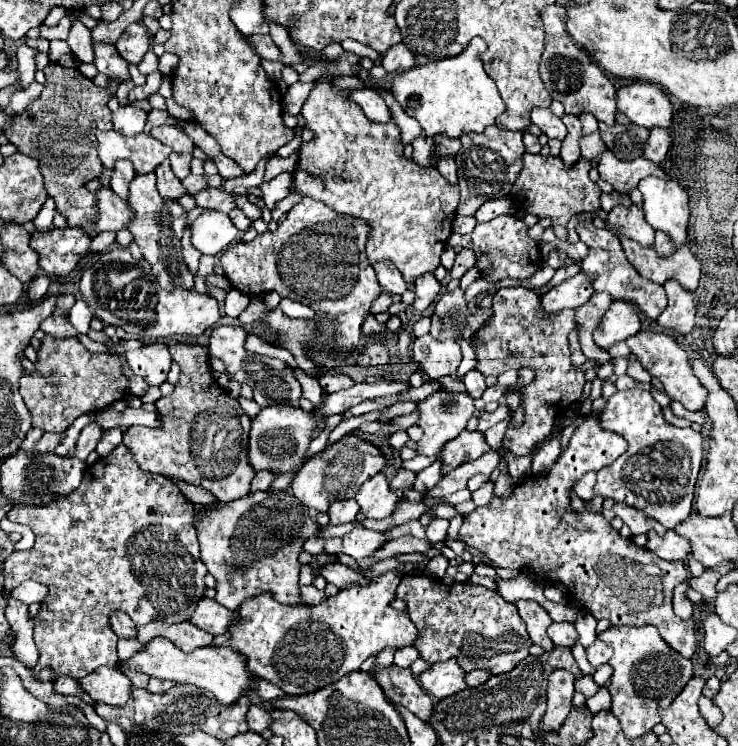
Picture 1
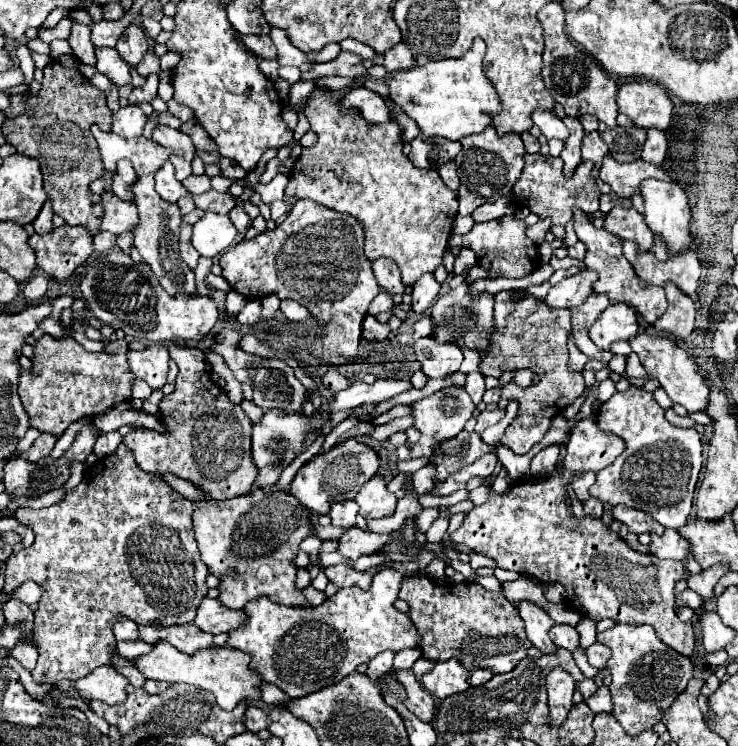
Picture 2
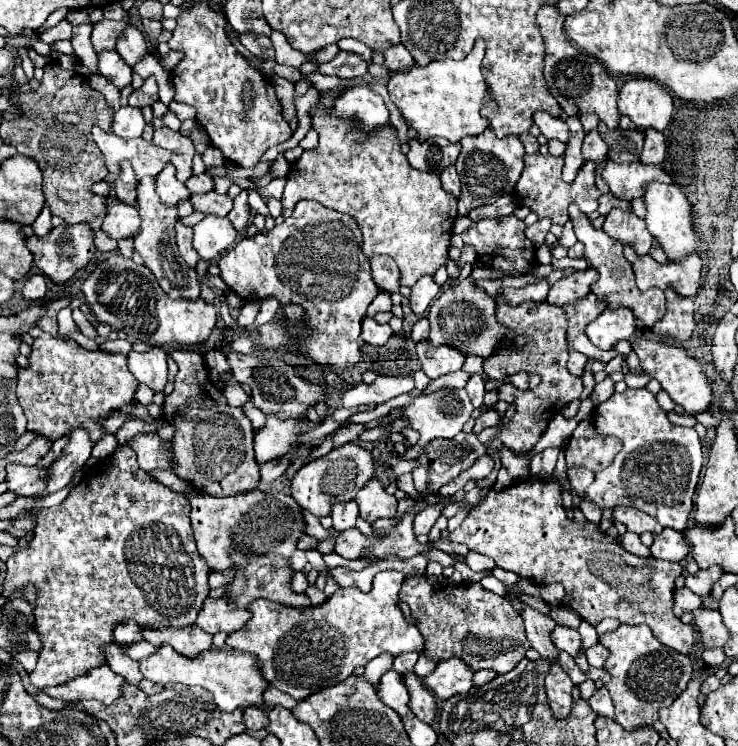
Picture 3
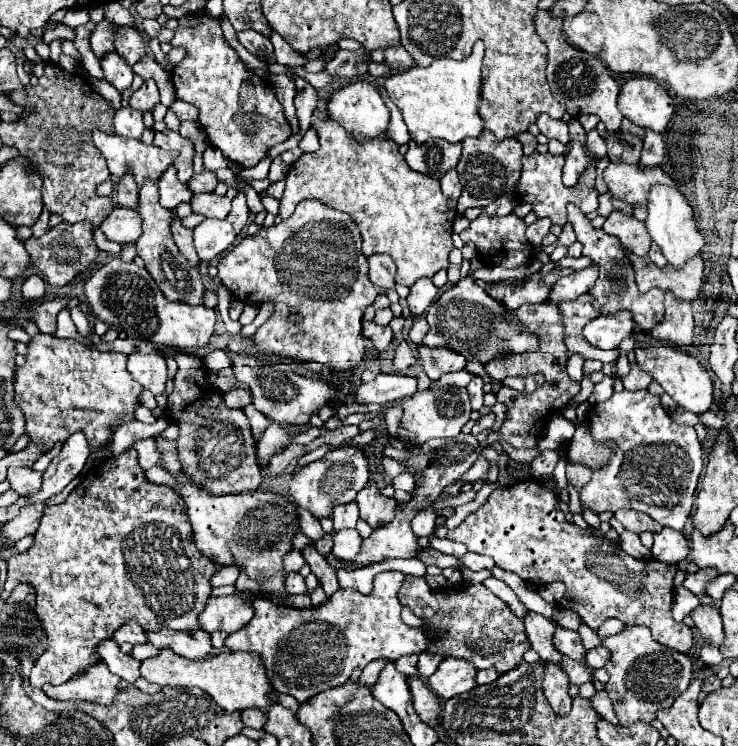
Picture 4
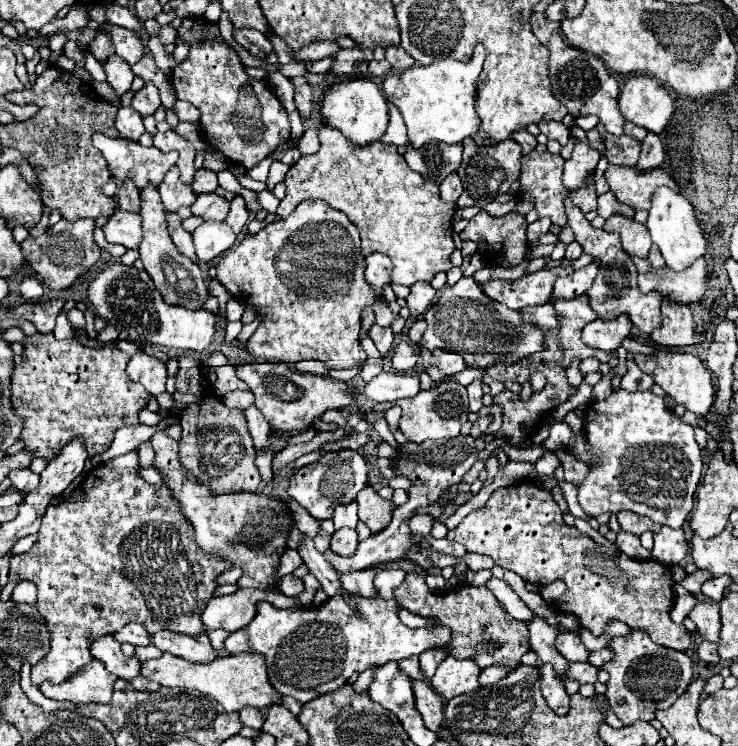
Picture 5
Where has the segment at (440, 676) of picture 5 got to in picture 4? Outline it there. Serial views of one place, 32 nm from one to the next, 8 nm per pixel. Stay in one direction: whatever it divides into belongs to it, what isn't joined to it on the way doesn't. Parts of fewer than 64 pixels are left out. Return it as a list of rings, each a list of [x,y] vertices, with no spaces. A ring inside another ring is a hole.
[[[444,658],[438,670],[428,678],[428,686],[442,700],[450,700],[452,696],[470,692],[476,688],[476,666],[470,660]]]

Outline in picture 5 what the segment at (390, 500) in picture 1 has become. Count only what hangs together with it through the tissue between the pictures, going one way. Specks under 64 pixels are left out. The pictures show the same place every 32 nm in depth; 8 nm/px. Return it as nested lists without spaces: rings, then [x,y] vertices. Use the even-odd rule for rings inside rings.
[[[366,486],[358,498],[358,520],[364,522],[372,534],[384,530],[392,520],[392,502],[382,500],[370,486]]]

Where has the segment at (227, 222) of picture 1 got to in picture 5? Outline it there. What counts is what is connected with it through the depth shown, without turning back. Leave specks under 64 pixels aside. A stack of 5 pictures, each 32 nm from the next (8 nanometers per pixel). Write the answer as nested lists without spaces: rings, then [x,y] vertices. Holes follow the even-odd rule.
[[[204,222],[194,232],[198,262],[212,262],[236,242],[236,234],[226,222]]]

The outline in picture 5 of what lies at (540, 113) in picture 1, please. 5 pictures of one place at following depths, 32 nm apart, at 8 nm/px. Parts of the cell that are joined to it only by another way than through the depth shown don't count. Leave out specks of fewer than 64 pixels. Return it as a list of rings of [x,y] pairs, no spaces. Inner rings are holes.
[[[540,122],[538,128],[548,140],[556,140],[562,146],[566,146],[566,142],[570,138],[570,130],[562,122]]]

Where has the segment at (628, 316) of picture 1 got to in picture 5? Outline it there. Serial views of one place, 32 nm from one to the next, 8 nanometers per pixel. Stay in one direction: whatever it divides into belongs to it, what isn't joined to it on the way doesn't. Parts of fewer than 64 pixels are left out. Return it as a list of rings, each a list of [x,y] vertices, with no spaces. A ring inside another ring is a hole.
[[[624,314],[610,322],[598,318],[582,330],[582,340],[590,348],[612,352],[622,344],[622,340],[630,334],[630,330],[632,330],[632,322]]]

